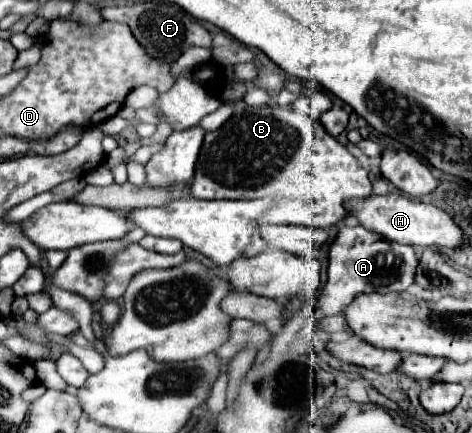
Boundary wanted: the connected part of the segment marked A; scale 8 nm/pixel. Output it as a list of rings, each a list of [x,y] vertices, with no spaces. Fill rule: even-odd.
[[[355,226],[355,228],[339,228],[335,240],[327,252],[327,284],[325,284],[325,308],[323,300],[319,302],[321,308],[313,308],[315,314],[335,316],[339,314],[351,300],[353,294],[359,292],[405,292],[407,286],[415,282],[415,268],[419,264],[411,246],[391,244],[373,232]]]

